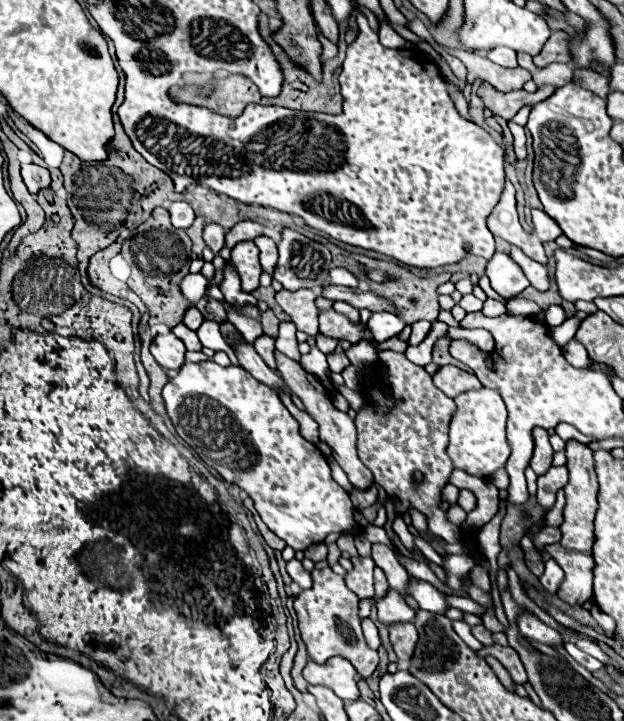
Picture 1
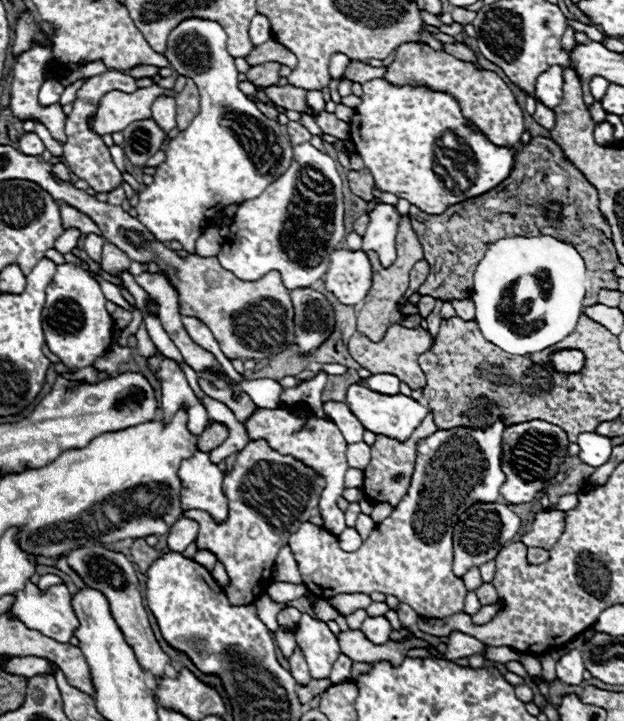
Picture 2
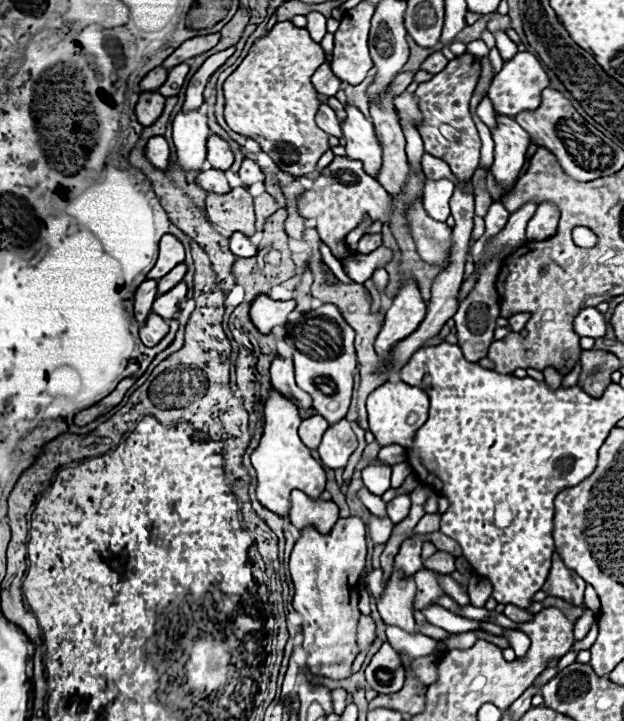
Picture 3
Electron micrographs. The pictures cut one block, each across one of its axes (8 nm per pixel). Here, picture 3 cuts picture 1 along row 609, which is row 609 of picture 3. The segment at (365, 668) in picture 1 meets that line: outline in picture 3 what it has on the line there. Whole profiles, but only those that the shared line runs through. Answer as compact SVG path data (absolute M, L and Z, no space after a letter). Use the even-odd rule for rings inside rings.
M338 518L328 534L320 534L314 526L302 528L290 554L290 576L294 584L294 610L304 618L304 650L308 650L306 666L314 676L332 680L348 678L356 658L358 628L358 580L366 566L366 524L356 518Z

